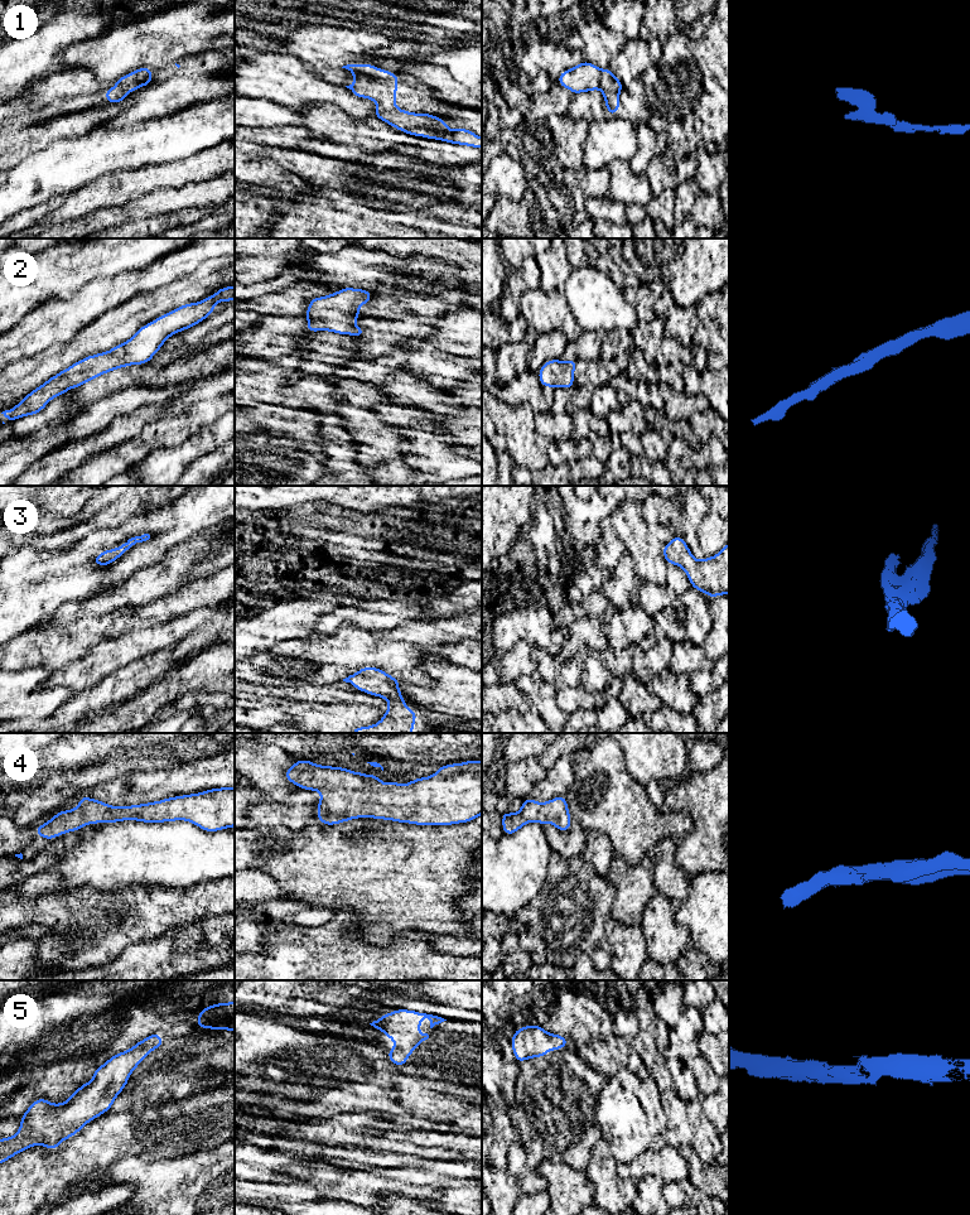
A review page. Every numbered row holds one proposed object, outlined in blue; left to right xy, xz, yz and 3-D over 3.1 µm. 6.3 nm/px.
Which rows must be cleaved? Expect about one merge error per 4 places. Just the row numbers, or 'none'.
1

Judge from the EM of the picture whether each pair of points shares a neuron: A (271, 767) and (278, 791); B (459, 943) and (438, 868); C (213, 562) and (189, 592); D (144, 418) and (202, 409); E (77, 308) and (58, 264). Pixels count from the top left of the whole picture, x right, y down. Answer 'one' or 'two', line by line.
A: one
B: two
C: two
D: two
E: two

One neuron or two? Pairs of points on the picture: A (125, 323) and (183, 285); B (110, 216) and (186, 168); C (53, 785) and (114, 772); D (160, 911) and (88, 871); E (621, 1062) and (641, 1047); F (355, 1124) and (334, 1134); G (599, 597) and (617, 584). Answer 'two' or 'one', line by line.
A: one
B: two
C: one
D: two
E: two
F: one
G: two

